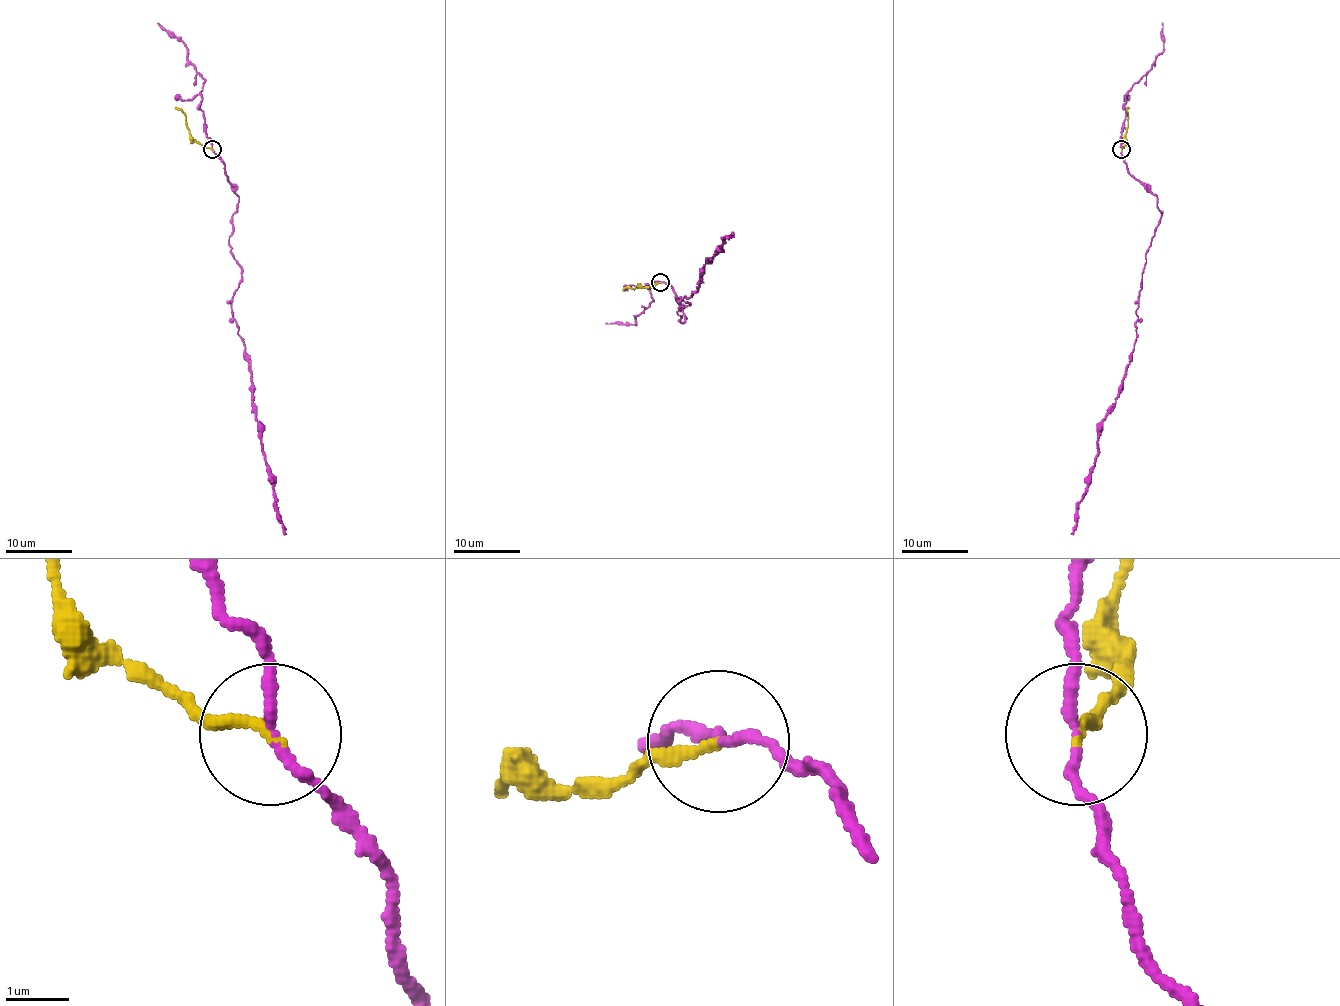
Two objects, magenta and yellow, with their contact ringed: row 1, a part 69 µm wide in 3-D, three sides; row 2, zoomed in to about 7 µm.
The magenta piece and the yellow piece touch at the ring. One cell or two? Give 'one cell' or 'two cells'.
two cells

